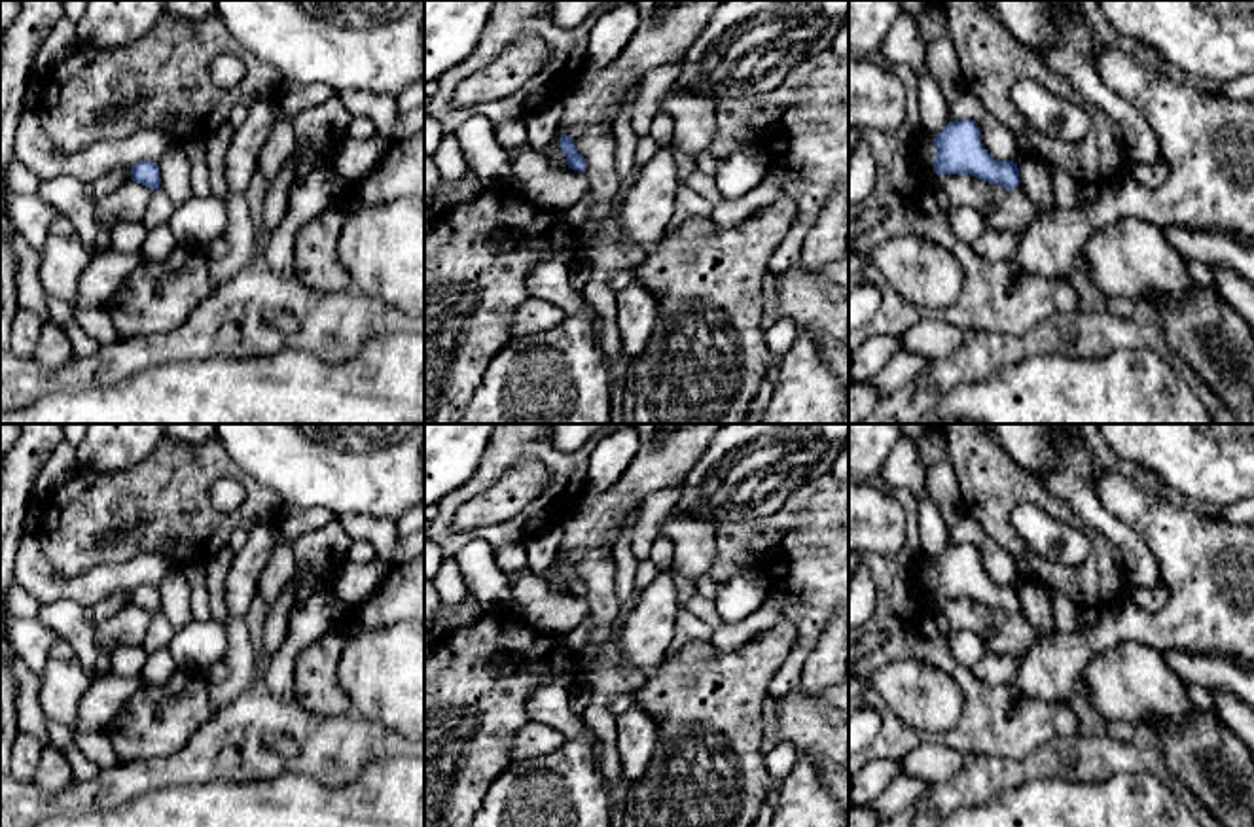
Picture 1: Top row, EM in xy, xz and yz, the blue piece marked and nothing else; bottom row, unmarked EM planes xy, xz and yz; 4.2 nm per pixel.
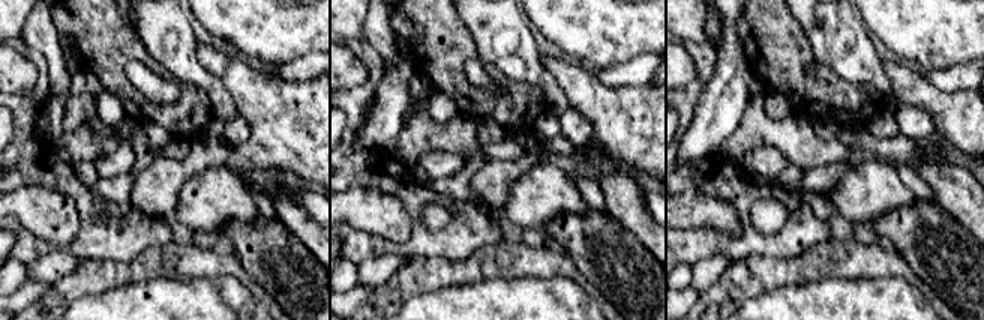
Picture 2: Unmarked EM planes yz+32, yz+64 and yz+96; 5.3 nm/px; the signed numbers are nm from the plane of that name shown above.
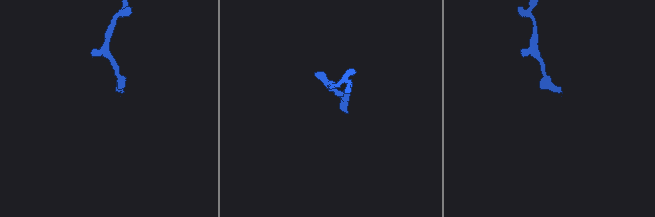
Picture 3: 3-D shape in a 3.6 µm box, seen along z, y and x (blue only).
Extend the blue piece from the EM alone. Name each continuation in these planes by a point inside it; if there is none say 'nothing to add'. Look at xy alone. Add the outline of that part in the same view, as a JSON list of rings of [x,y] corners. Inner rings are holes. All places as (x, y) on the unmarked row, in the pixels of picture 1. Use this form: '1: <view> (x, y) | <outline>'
1: xy (160, 634) | [[[159,611],[152,615],[146,638],[142,642],[142,649],[148,655],[157,653],[163,647],[170,647],[170,642],[174,638],[176,630],[169,623],[169,619]]]

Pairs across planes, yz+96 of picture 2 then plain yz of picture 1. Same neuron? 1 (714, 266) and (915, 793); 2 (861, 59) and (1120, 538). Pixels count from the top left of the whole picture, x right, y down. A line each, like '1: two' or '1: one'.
1: two
2: one

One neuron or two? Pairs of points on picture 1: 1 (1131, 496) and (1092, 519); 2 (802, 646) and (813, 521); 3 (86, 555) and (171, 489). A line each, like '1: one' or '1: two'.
1: two
2: one
3: one

